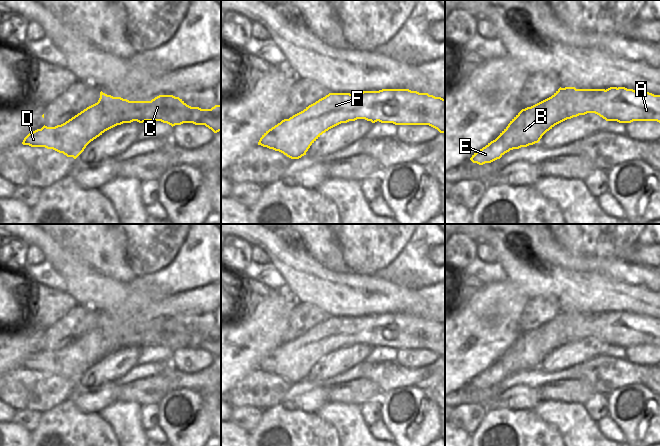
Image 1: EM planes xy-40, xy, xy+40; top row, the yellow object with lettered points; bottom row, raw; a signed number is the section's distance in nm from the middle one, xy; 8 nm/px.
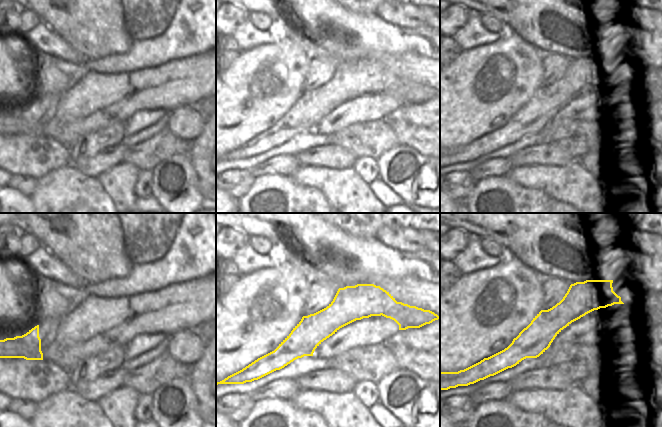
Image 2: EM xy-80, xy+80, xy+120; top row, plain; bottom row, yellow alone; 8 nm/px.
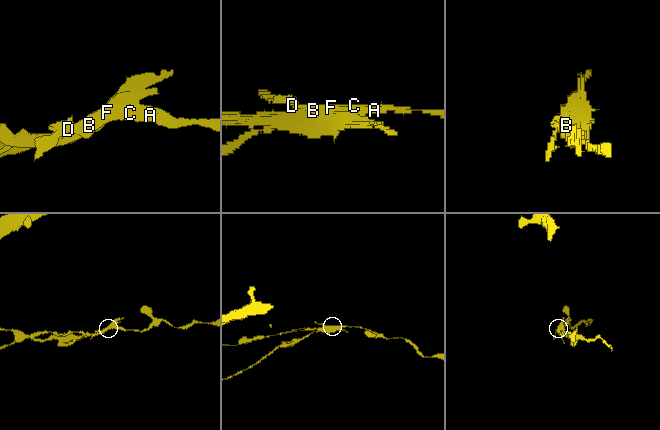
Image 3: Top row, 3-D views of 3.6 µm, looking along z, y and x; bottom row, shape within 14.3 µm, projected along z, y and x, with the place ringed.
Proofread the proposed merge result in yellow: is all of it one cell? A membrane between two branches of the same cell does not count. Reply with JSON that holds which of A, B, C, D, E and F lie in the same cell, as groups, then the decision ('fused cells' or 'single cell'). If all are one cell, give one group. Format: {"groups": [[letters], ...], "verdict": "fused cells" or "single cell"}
{"groups": [["A", "B", "C", "D", "F"], ["E"]], "verdict": "fused cells"}

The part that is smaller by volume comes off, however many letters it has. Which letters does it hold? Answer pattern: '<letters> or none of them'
A, B, C, D, F

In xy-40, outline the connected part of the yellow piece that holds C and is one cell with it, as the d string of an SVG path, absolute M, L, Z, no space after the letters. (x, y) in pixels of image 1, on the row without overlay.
M101 315L97 327L61 349L44 349L29 357L22 368L53 373L76 383L91 365L105 355L133 345L161 345L172 351L193 347L205 349L217 357L221 355L221 329L211 333L191 331L173 319L159 319L151 325L129 325Z

